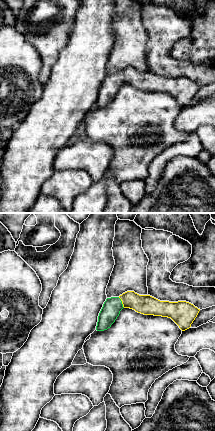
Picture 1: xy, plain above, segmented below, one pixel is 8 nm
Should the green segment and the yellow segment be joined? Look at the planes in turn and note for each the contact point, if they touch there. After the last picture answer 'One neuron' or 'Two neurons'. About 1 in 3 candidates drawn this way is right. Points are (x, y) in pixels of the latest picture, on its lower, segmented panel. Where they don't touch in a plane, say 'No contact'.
Touches green at (121, 302)

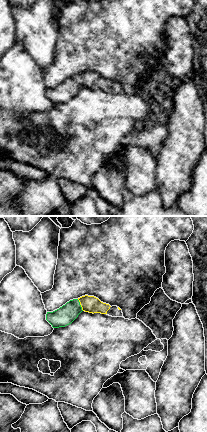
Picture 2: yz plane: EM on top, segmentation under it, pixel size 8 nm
Touches green at (80, 305)

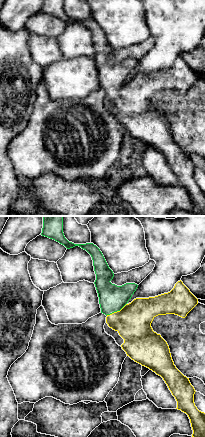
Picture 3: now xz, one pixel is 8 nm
Touches green at (116, 311)

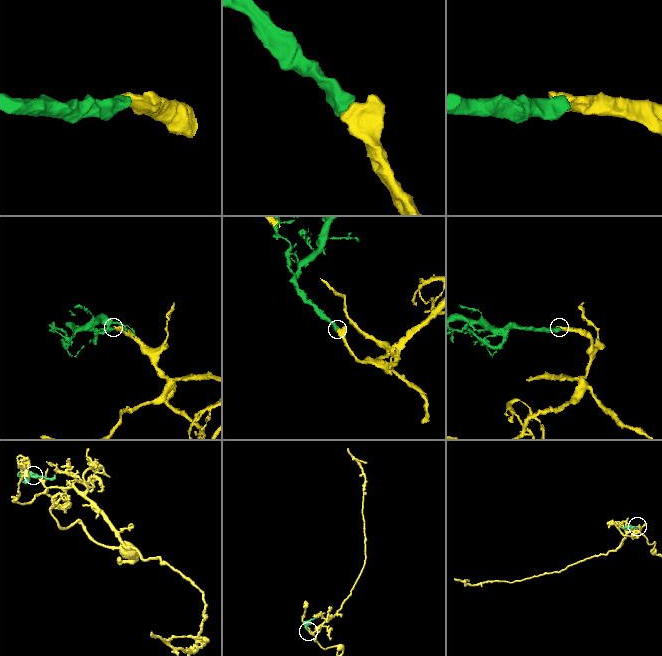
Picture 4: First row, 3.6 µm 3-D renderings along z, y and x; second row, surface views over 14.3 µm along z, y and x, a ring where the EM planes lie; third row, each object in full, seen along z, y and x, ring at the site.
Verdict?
One neuron

